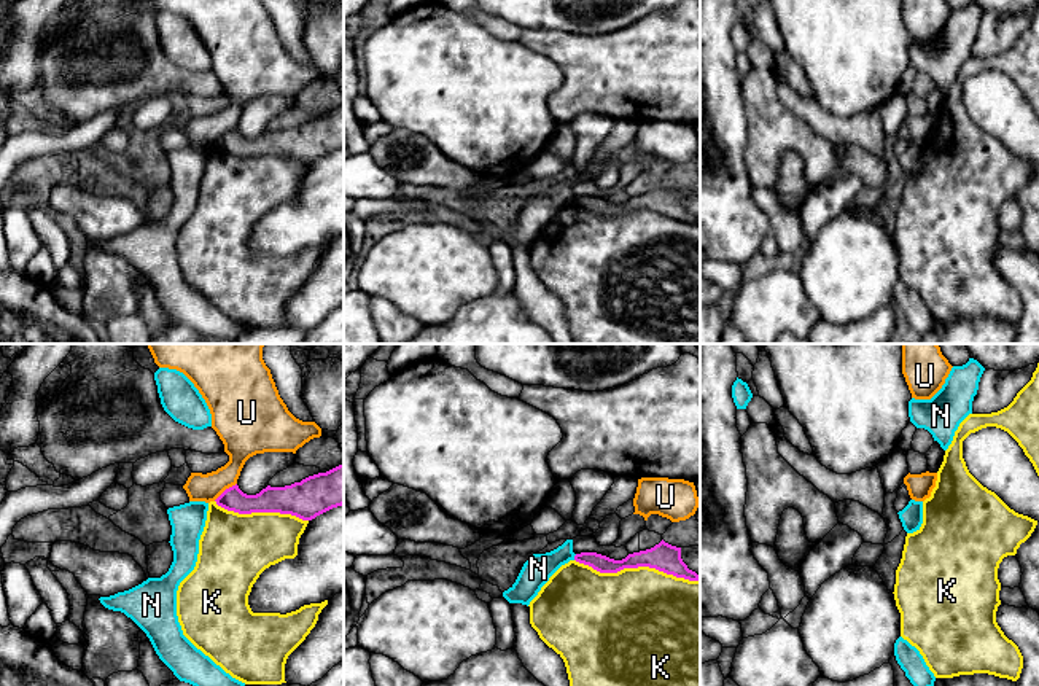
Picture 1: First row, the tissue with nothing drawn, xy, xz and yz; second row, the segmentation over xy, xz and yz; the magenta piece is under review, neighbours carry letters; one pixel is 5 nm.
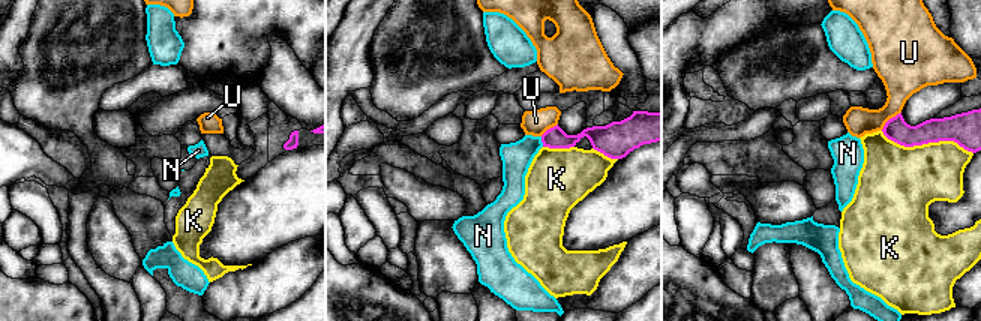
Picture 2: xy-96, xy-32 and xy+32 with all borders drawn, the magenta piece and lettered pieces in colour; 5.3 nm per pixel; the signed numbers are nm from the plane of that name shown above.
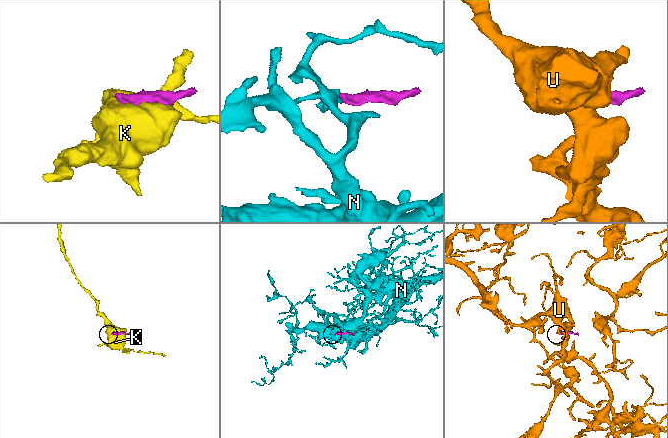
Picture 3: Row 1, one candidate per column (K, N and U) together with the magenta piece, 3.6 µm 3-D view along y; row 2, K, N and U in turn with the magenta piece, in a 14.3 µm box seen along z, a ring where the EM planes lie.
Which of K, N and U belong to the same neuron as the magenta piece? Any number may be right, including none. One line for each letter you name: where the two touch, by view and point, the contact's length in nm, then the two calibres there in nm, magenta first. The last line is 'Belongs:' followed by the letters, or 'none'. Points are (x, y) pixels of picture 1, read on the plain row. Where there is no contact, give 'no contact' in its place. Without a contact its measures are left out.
Belongs: none

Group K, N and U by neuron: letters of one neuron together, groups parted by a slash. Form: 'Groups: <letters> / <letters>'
Groups: K / N / U

